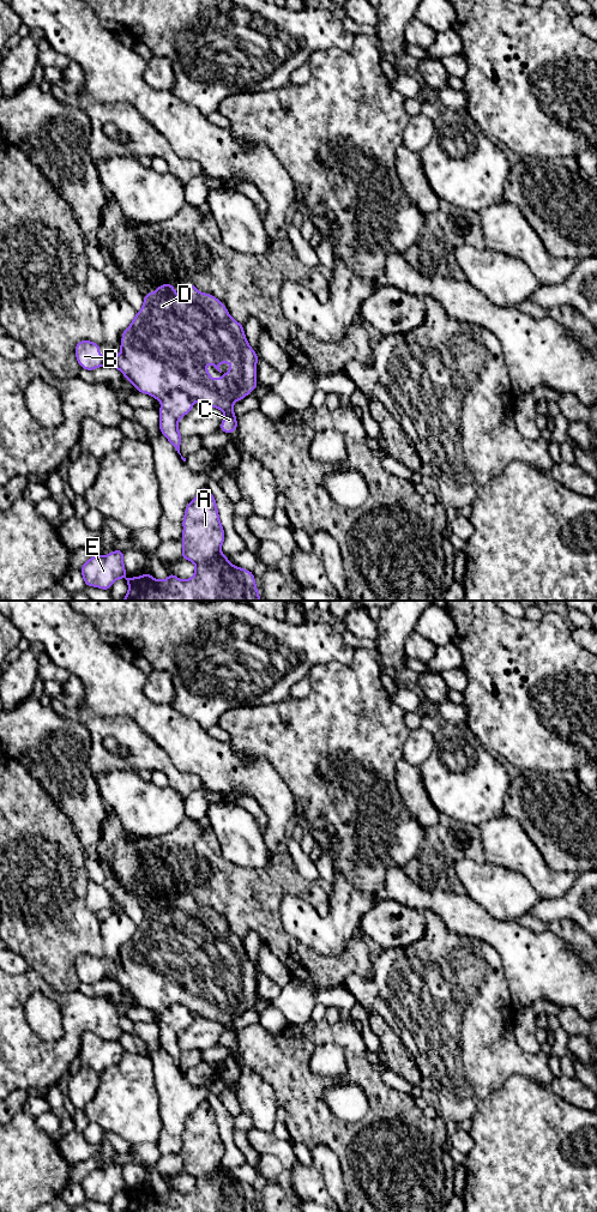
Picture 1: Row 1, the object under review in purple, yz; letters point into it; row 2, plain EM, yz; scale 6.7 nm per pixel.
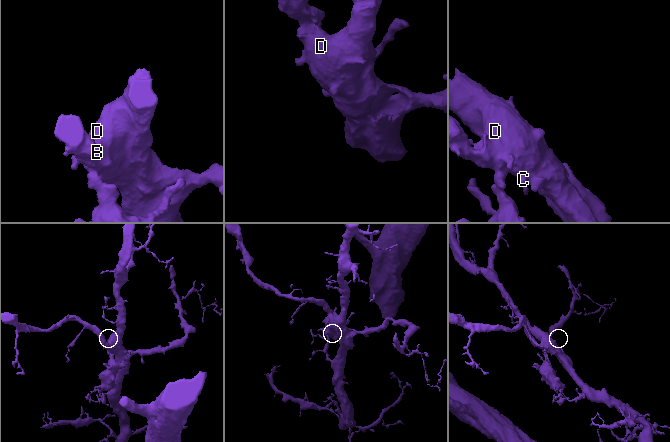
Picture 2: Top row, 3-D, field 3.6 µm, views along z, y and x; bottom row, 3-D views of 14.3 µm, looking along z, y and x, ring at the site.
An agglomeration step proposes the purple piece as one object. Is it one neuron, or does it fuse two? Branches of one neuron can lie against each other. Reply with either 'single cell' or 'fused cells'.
single cell

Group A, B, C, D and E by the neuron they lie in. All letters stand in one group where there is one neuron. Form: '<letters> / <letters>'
A B C D E

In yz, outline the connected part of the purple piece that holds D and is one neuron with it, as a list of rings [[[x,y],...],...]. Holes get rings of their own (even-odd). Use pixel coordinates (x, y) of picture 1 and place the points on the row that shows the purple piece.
[[[192,282],[188,283],[188,293],[182,297],[171,284],[162,284],[156,291],[144,295],[143,308],[122,332],[120,346],[119,356],[102,357],[100,344],[84,339],[76,345],[76,357],[86,370],[104,366],[117,368],[138,392],[161,400],[161,433],[180,456],[182,436],[177,423],[192,410],[193,399],[222,410],[225,416],[219,429],[230,434],[237,429],[233,404],[245,399],[259,385],[255,379],[259,356],[249,346],[243,325],[229,315],[223,302],[210,294],[199,293]],[[221,362],[230,363],[231,368],[223,378],[212,380],[206,364],[212,363],[222,373]]]

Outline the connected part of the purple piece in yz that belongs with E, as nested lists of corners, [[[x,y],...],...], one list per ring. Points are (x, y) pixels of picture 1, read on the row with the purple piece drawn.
[[[206,487],[187,504],[182,525],[183,553],[180,559],[189,560],[195,565],[191,579],[181,580],[169,573],[167,579],[157,580],[147,572],[141,577],[128,579],[123,566],[123,550],[114,550],[107,556],[97,554],[82,566],[84,584],[109,590],[115,580],[125,578],[128,583],[128,592],[122,601],[260,601],[252,571],[236,567],[221,553],[225,533],[219,521],[216,500]]]

